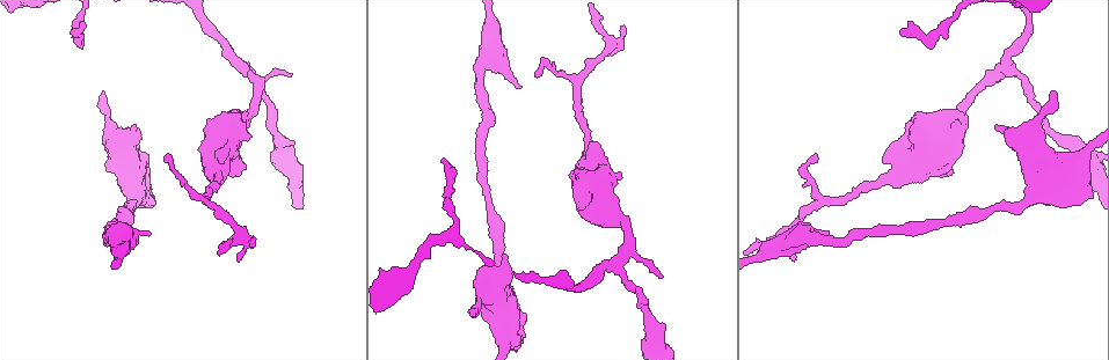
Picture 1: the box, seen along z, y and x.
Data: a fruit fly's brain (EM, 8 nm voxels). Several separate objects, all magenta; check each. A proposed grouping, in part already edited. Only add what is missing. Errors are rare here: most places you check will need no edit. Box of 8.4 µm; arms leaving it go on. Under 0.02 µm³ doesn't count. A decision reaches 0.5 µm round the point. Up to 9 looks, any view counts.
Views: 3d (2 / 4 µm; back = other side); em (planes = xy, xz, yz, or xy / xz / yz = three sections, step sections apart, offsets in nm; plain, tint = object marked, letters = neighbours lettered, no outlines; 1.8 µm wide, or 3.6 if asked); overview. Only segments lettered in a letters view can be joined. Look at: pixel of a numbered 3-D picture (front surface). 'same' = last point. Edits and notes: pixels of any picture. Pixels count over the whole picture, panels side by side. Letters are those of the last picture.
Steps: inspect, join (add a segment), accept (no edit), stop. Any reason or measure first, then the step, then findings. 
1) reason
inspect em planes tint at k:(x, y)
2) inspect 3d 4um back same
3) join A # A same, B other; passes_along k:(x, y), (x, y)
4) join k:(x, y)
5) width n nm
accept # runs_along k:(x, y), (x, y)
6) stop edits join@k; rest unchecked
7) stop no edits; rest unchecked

an open end
inspect em planes tint at 1:(1052, 92)

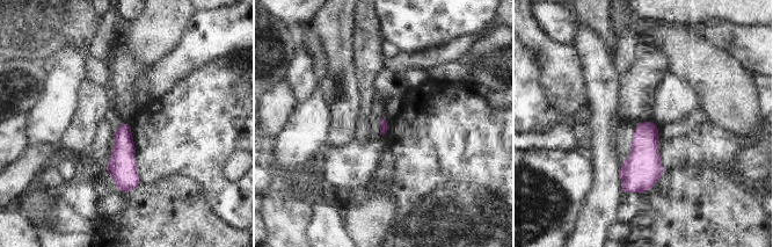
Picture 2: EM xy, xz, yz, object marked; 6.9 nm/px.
see the neighbours
inspect em planes letters same

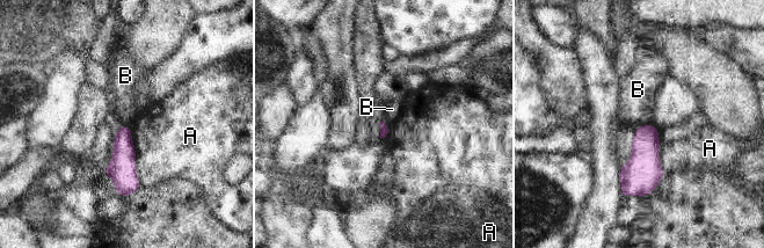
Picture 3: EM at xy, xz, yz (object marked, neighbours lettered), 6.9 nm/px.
accept # A other, B other; border 3:(652, 123), (640, 125), (635, 131); none of them fits

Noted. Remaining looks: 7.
thick end
inspect 3d 4um at 1:(927, 113)

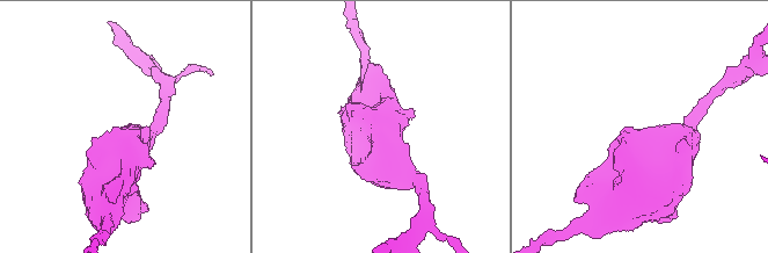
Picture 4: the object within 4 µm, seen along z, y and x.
inspect em 3.6um planes tint at 4:(137, 130)

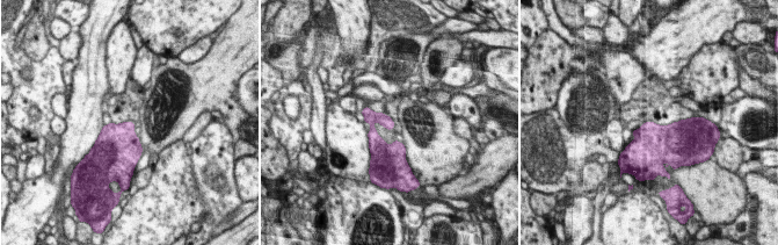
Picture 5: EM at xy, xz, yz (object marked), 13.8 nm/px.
inspect em 3.6um planes letters same

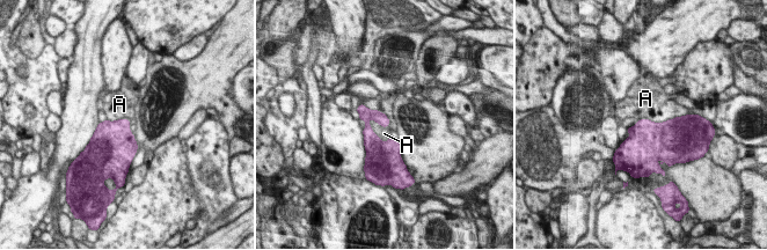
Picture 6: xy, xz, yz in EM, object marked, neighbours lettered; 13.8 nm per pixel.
longest_contact A 420 nm
accept # A other; runs_along 6:(362, 108), (369, 135), (384, 154); none of them fits

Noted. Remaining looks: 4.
inspect em yz step 4 letters at 1:(149, 235)

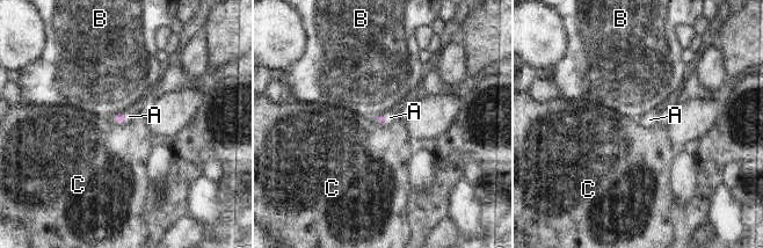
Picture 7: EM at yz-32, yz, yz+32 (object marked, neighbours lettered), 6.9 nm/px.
another direction
inspect em planes letters same

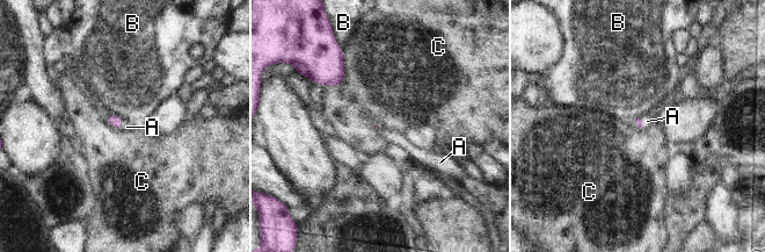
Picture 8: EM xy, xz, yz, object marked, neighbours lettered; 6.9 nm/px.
join A # A same, B other, C other; passes_along 8:(114, 120), (123, 123), (126, 127); the cell continues

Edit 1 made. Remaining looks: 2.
stop edits join@8; rest unchecked

